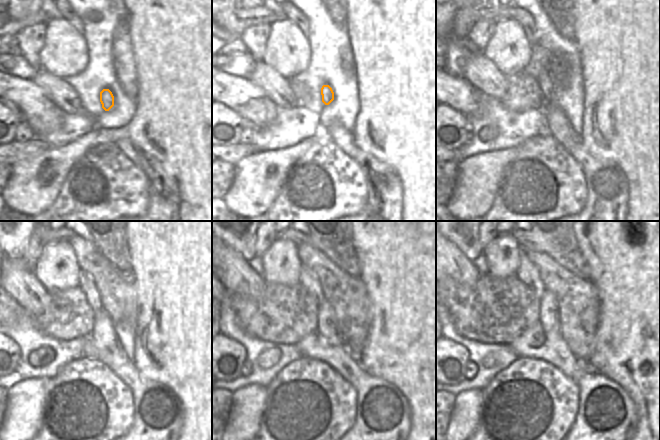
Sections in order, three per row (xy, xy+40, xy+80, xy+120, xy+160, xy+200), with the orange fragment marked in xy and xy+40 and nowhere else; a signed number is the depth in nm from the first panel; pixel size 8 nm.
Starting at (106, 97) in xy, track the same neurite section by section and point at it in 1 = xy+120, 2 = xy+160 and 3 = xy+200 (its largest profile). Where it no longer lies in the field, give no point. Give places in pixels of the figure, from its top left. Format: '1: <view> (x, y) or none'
1: xy+120 (87, 284)
2: xy+160 (308, 279)
3: xy+200 (527, 272)

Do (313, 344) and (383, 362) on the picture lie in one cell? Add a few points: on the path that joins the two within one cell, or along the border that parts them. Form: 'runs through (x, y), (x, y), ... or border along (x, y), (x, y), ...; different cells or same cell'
border along (357, 357), (357, 360), (373, 375); different cells

